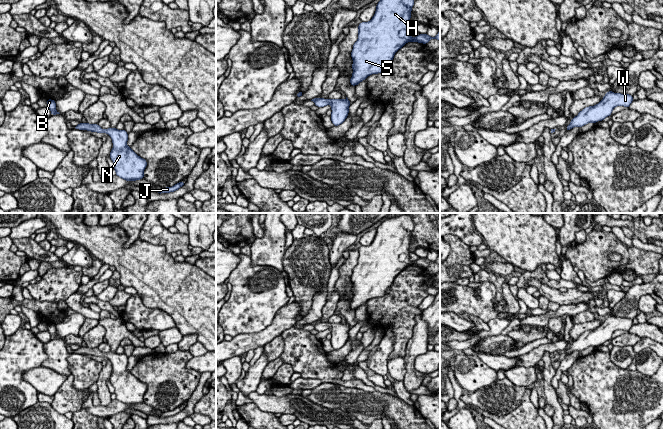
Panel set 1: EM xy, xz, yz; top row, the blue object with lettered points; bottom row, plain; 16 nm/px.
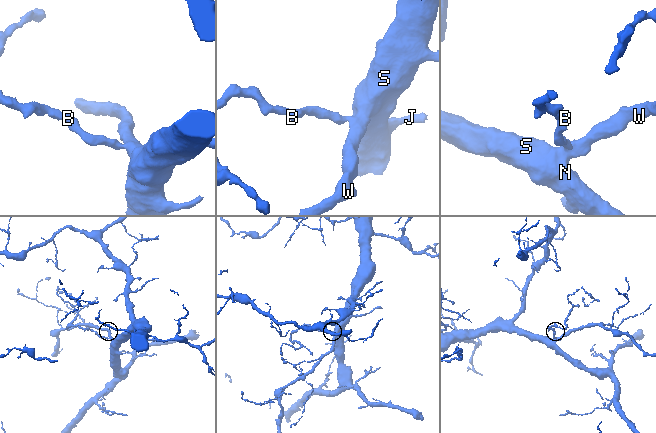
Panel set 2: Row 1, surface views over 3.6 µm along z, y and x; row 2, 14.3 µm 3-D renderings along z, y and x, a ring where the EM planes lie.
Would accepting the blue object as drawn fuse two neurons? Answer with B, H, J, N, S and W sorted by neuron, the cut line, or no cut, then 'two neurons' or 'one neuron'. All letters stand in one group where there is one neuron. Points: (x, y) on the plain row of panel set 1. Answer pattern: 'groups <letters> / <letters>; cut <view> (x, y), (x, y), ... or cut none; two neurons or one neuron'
groups B H J N S W; cut none; one neuron

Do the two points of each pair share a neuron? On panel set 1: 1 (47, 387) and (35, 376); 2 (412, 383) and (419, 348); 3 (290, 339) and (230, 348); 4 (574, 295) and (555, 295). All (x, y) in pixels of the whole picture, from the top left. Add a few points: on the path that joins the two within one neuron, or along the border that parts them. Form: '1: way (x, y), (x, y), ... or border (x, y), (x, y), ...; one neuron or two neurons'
1: way (44, 384), (38, 378); one neuron
2: way (412, 374), (410, 370), (410, 357); one neuron
3: border (296, 321), (280, 334); two neurons
4: way (569, 296), (560, 296); one neuron

